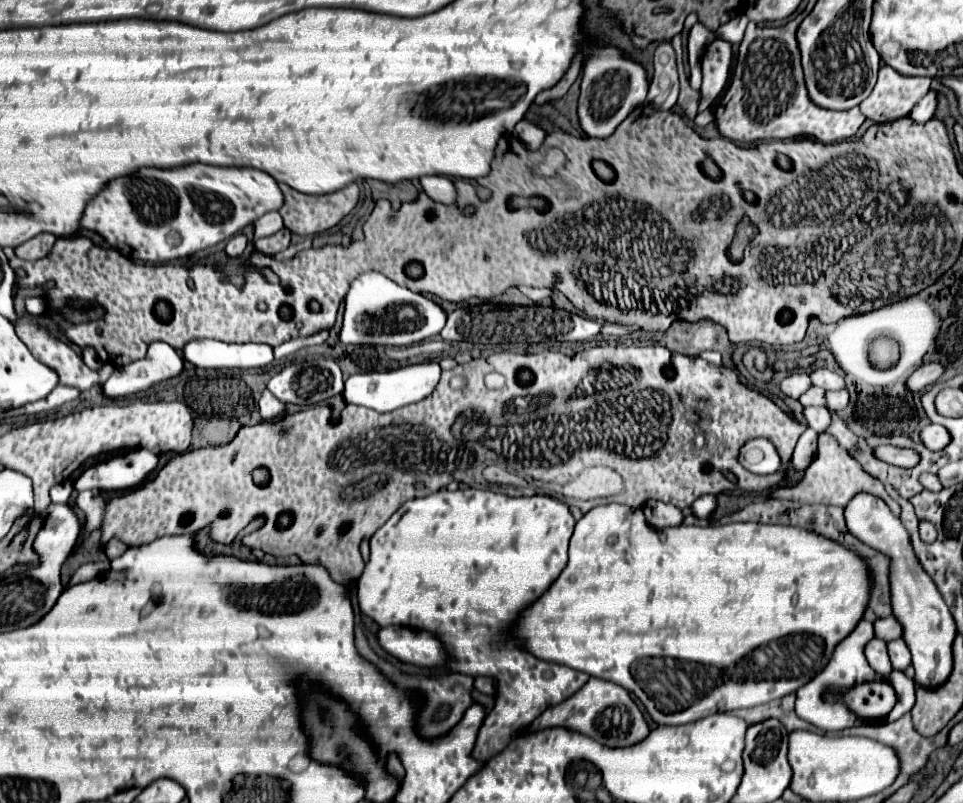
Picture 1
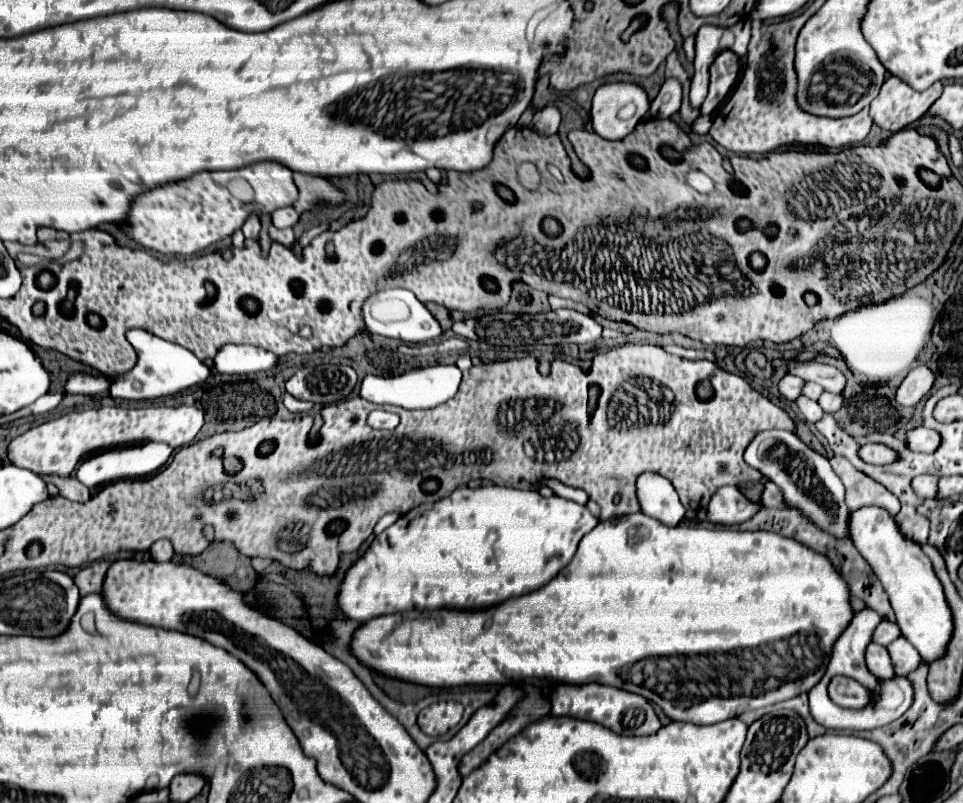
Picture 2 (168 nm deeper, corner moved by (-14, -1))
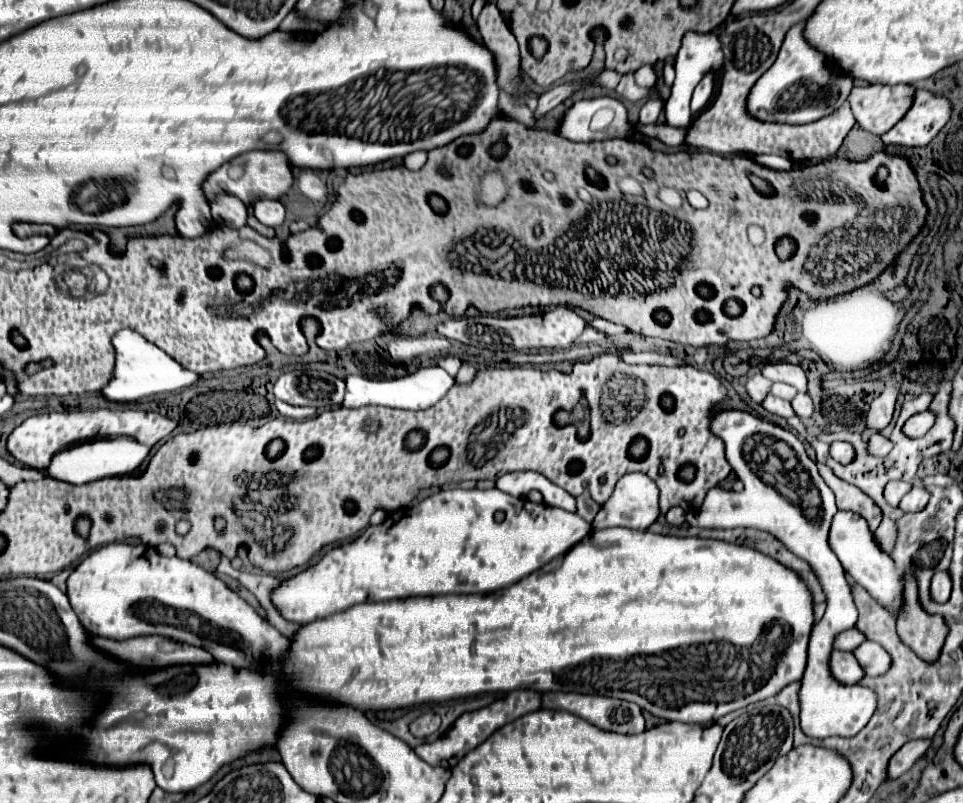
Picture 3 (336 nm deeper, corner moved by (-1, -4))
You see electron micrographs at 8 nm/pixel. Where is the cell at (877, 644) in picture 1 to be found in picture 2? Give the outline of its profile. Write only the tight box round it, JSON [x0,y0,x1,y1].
[866,643,894,679]

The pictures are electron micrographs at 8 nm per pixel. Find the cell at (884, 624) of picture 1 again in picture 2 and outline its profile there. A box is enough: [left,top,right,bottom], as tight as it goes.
[872,621,900,645]

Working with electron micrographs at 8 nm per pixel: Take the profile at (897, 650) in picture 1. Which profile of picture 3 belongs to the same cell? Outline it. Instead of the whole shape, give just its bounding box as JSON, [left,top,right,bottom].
[853,640,891,676]

